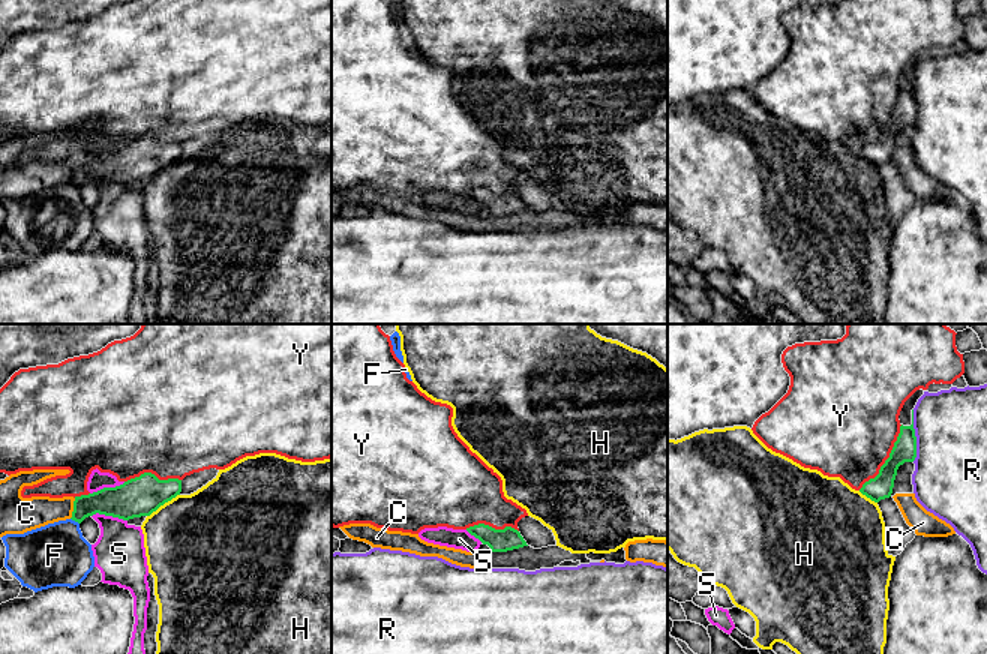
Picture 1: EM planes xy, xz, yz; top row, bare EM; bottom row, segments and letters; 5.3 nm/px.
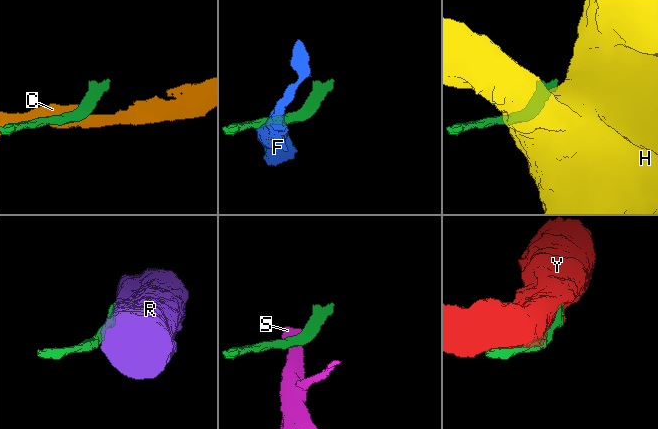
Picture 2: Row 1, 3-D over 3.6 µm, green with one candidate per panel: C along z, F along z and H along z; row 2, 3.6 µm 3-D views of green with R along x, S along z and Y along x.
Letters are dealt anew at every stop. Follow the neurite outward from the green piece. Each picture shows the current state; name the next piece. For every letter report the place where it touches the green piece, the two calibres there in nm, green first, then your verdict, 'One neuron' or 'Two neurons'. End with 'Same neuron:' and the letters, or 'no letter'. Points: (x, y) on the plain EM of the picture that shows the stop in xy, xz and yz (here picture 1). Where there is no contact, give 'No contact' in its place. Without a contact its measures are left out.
C: Touches green at xy (74, 173). Thickness 170 nm (green) against 180 nm. Two neurons
F: Touches green at xy (75, 185). Thickness 160 nm (green) against 340 nm. Two neurons
H: Touches green at xy (162, 168). Thickness 220 nm (green) against 500 nm. Two neurons
R: Touches green at yz (914, 99). Thickness 130 nm (green) against 380 nm. Two neurons
S: Touches green at xy (110, 179). Thickness 220 nm (green) against 280 nm. Two neurons
Y: Touches green at yz (887, 123). Thickness 130 nm (green) against 480 nm. Two neurons
Same neuron: no letter

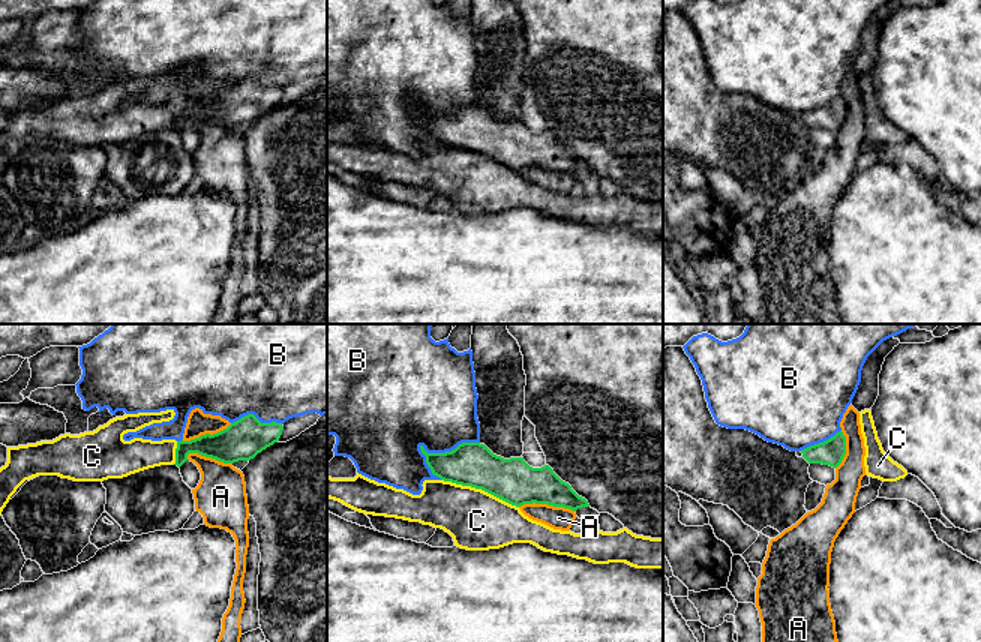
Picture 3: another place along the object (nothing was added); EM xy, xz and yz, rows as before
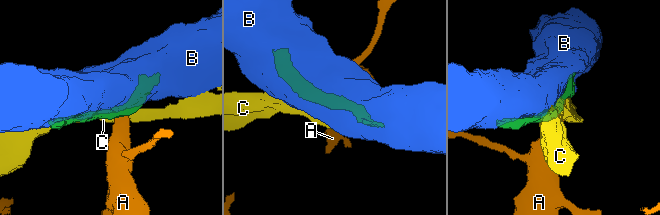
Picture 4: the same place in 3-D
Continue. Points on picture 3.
A: Touches green at xz (546, 167). Thickness 240 nm (green) against 130 nm. Two neurons
B: Touches green at xz (449, 116). Thickness 240 nm (green) against 440 nm. Two neurons
C: Touches green at xz (480, 152). Thickness 240 nm (green) against 320 nm. Two neurons
Same neuron: no letter

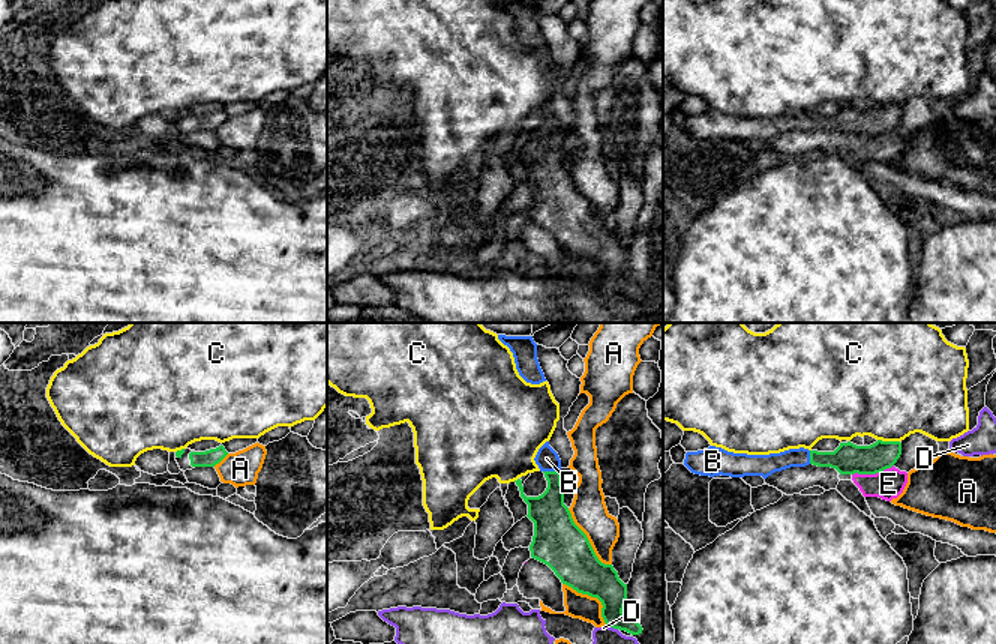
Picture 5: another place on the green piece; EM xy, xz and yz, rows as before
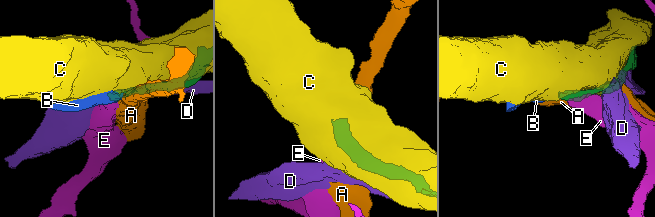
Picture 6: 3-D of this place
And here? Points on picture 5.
A: Touches green at xz (588, 204). Thickness 280 nm (green) against 190 nm. Two neurons
B: Touches green at xz (551, 135). Thickness 200 nm (green) against 120 nm. One neuron
C: Touches green at yz (888, 105). Thickness 170 nm (green) against 480 nm. Two neurons
D: Touches green at xz (612, 290). Thickness 190 nm (green) against 260 nm. Two neurons
E: Touches green at yz (872, 137). Thickness 170 nm (green) against 160 nm. Two neurons
Same neuron: B

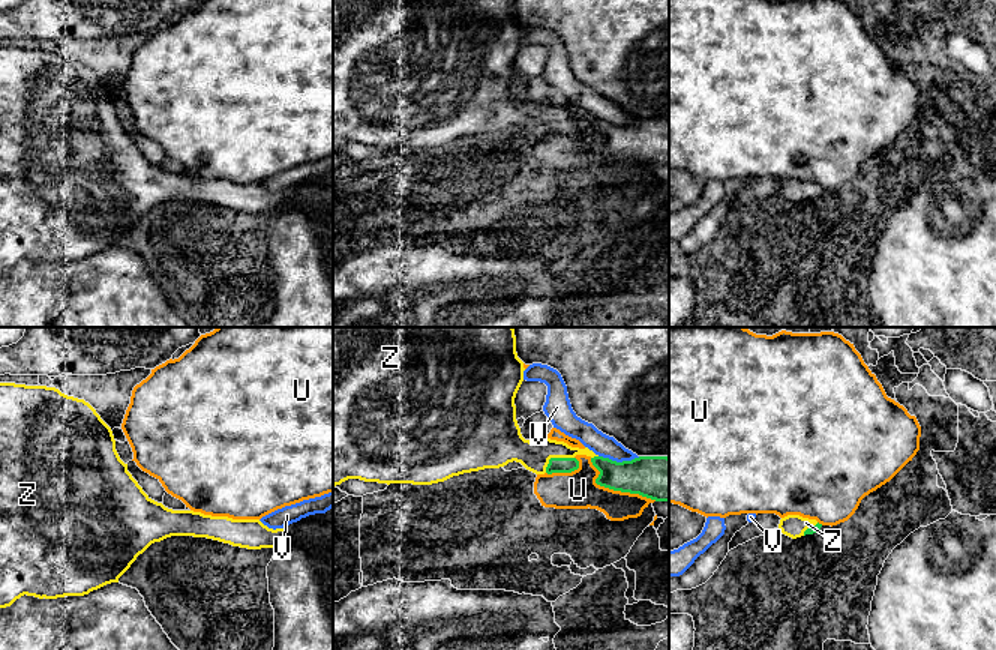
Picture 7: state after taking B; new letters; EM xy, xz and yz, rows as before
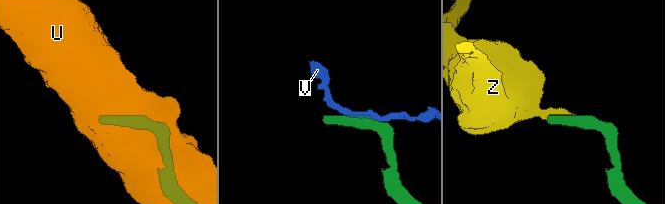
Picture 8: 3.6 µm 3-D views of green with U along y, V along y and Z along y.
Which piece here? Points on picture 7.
U: Touches green at xz (614, 153). Thickness 240 nm (green) against 200 nm. Two neurons
V: Touches green at xz (620, 126). Thickness 240 nm (green) against 120 nm. Two neurons
Z: Touches green at xz (555, 122). Thickness 80 nm (green) against 160 nm. One neuron
Same neuron: Z

